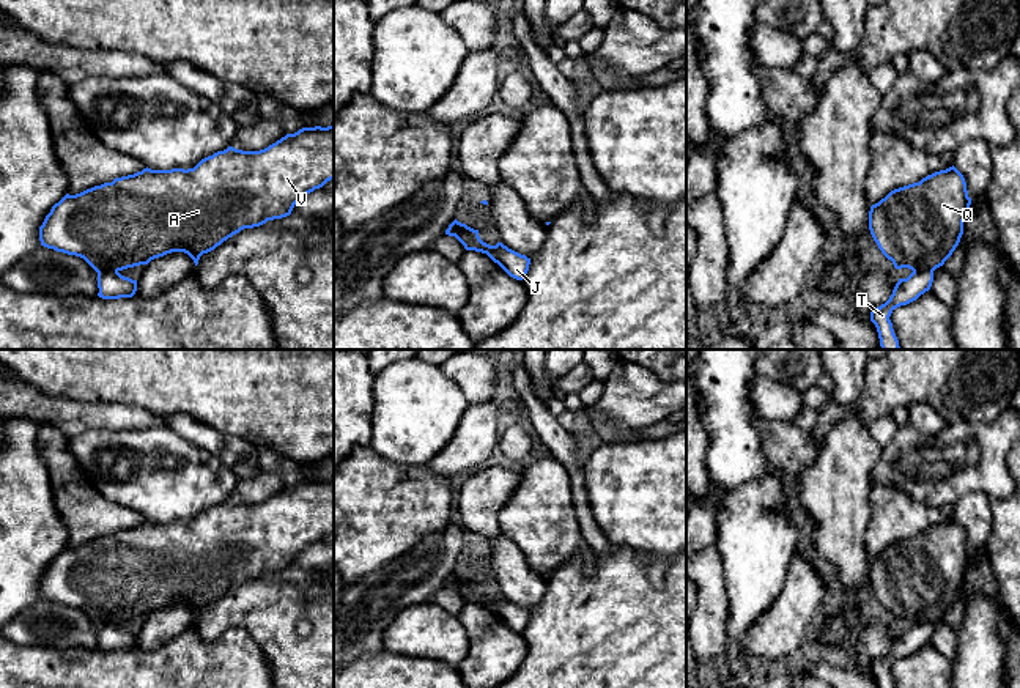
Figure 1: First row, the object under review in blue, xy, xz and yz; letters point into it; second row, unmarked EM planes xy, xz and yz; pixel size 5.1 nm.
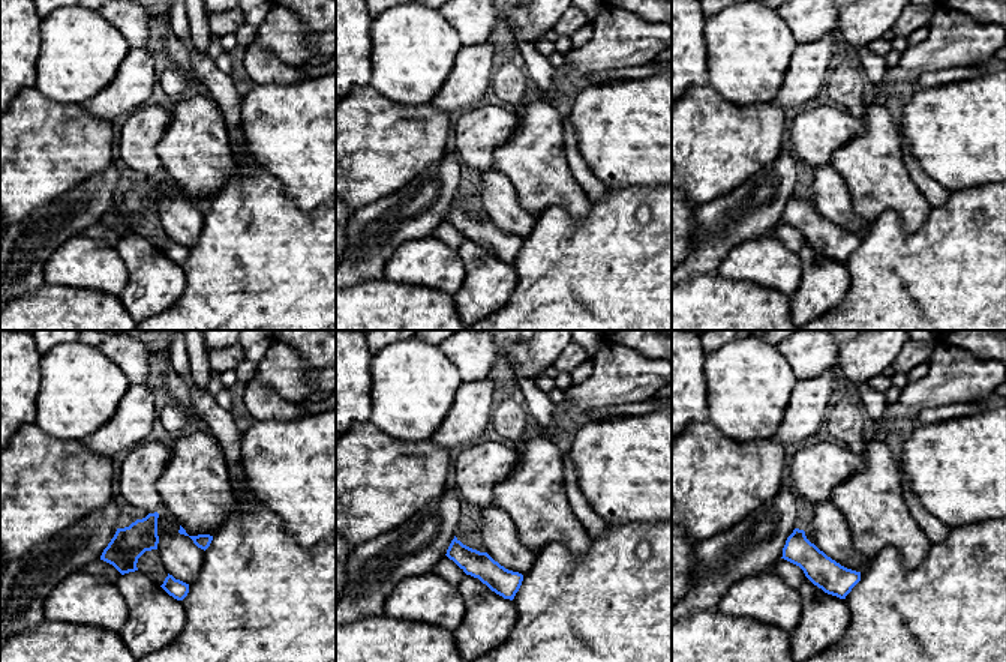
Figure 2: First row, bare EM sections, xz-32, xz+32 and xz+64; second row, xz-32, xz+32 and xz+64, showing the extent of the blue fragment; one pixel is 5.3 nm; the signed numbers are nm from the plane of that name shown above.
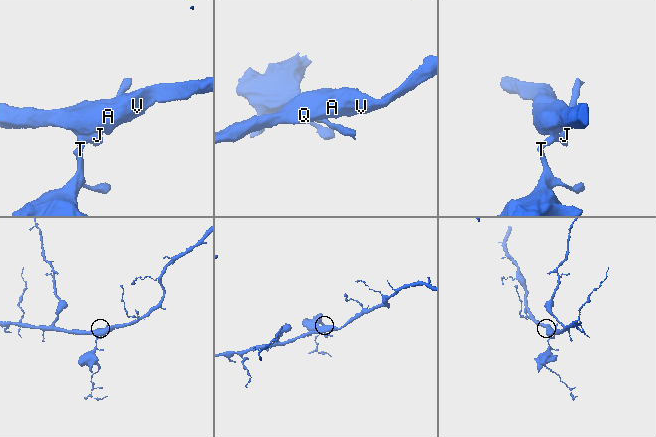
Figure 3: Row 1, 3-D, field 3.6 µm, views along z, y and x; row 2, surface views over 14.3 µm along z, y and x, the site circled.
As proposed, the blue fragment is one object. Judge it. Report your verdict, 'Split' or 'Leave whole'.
Split

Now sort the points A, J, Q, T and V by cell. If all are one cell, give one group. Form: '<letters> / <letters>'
A Q V / J T

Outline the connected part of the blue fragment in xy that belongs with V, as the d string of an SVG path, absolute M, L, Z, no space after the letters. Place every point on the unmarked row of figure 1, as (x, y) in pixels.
M334 479L302 480L260 504L228 499L201 512L194 521L151 523L146 520L80 546L66 546L52 559L39 579L39 594L47 601L83 611L98 627L148 617L172 605L187 606L197 619L203 606L214 603L241 583L290 568L301 551L331 532L334 532Z

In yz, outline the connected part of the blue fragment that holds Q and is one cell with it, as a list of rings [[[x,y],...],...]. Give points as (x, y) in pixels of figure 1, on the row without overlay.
[[[952,518],[872,557],[869,583],[896,622],[935,623],[959,598],[970,557],[965,531]]]

